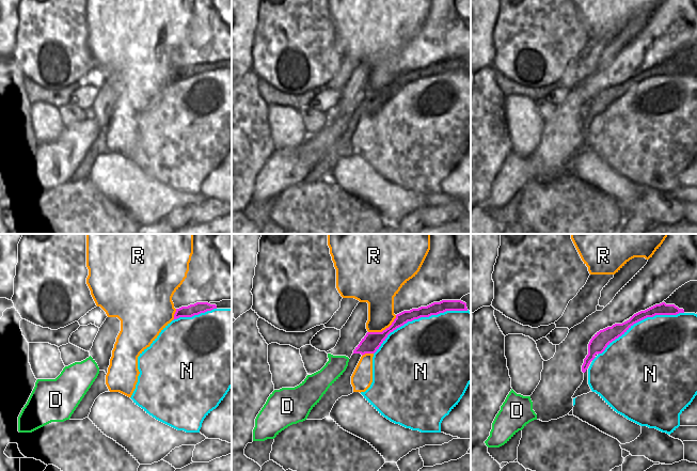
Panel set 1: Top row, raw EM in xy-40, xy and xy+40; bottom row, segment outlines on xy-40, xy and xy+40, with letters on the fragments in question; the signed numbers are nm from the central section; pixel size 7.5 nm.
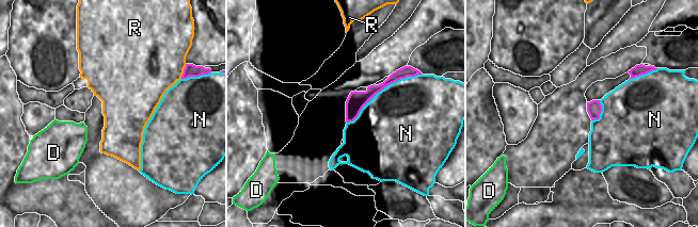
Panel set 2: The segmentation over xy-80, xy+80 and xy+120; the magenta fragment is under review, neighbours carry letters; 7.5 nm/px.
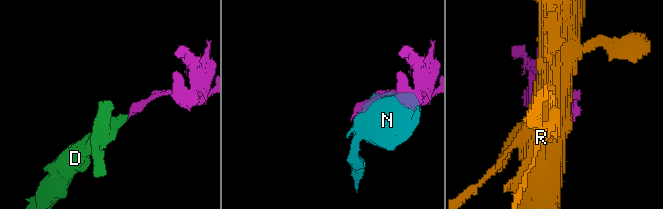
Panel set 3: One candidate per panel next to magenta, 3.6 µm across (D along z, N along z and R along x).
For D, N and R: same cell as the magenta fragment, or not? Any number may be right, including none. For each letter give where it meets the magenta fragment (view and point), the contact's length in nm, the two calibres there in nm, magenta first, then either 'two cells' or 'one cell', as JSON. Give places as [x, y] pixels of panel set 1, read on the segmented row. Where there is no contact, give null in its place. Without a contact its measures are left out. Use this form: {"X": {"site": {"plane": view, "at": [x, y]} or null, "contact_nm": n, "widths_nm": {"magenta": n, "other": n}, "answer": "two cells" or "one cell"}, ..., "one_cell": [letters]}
{"D": {"site": null, "answer": "two cells"}, "N": {"site": {"plane": "xy", "at": [418, 317]}, "contact_nm": 800, "widths_nm": {"magenta": 90, "other": 480}, "answer": "two cells"}, "R": {"site": {"plane": "xy", "at": [383, 330]}, "contact_nm": 260, "widths_nm": {"magenta": 140, "other": 200}, "answer": "two cells"}, "one_cell": []}

